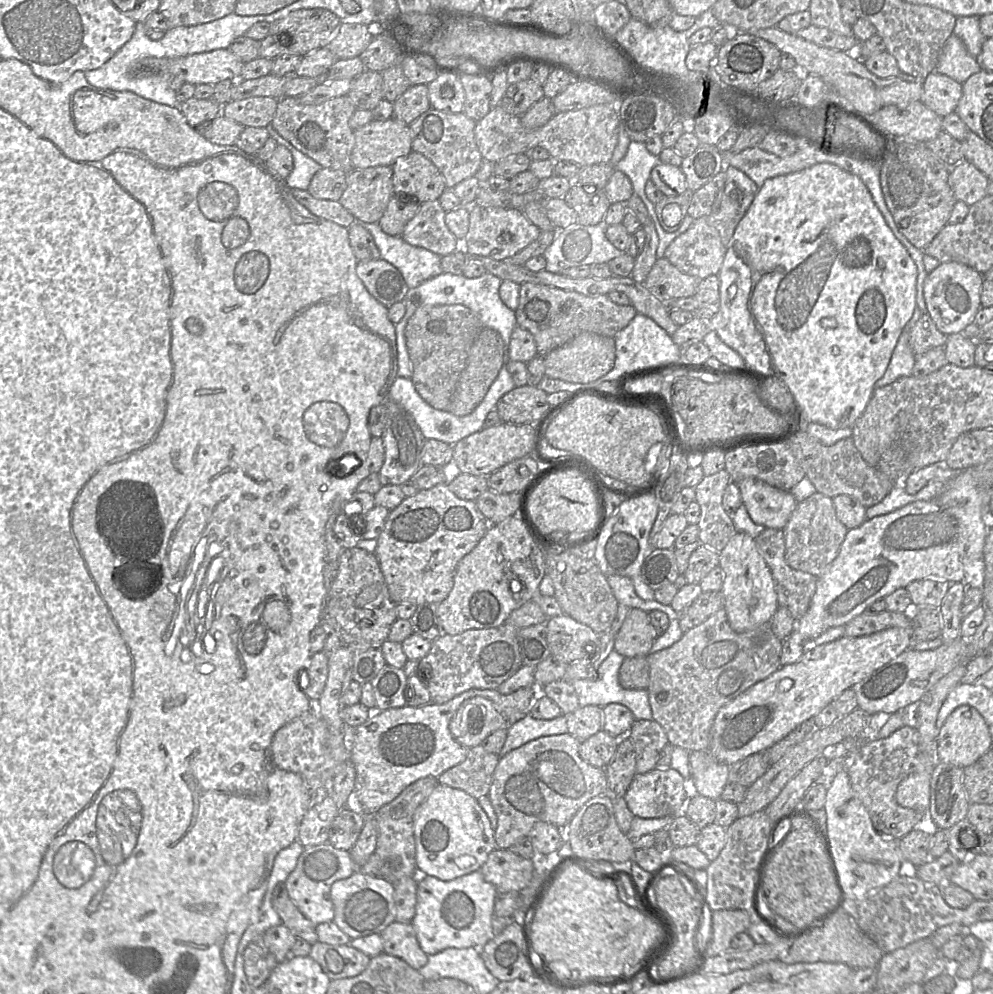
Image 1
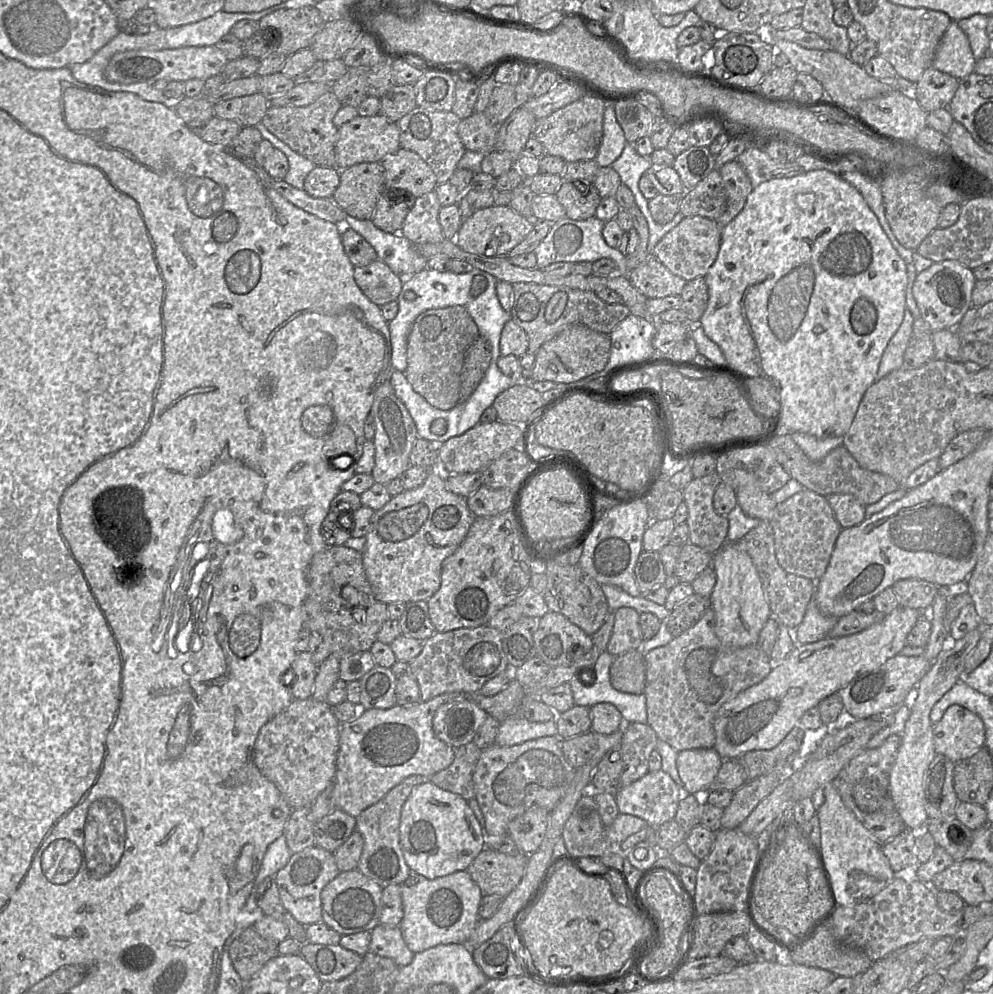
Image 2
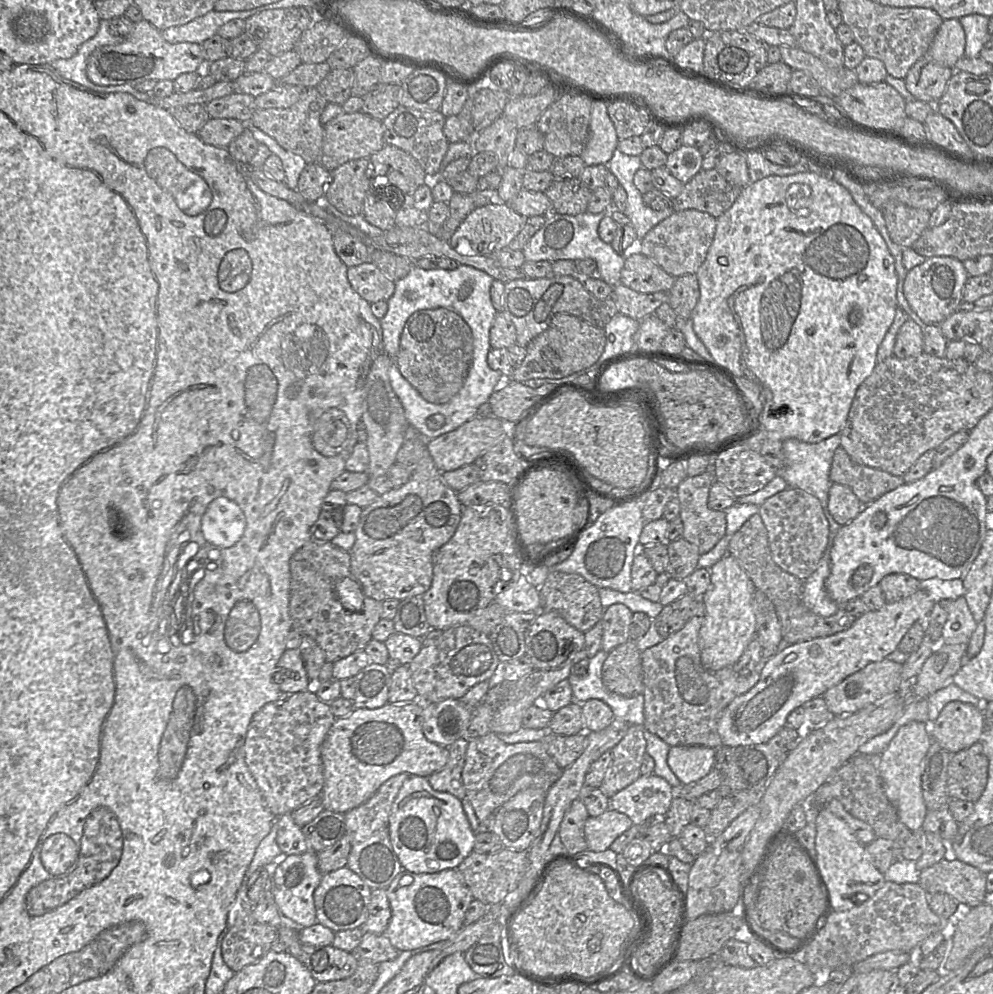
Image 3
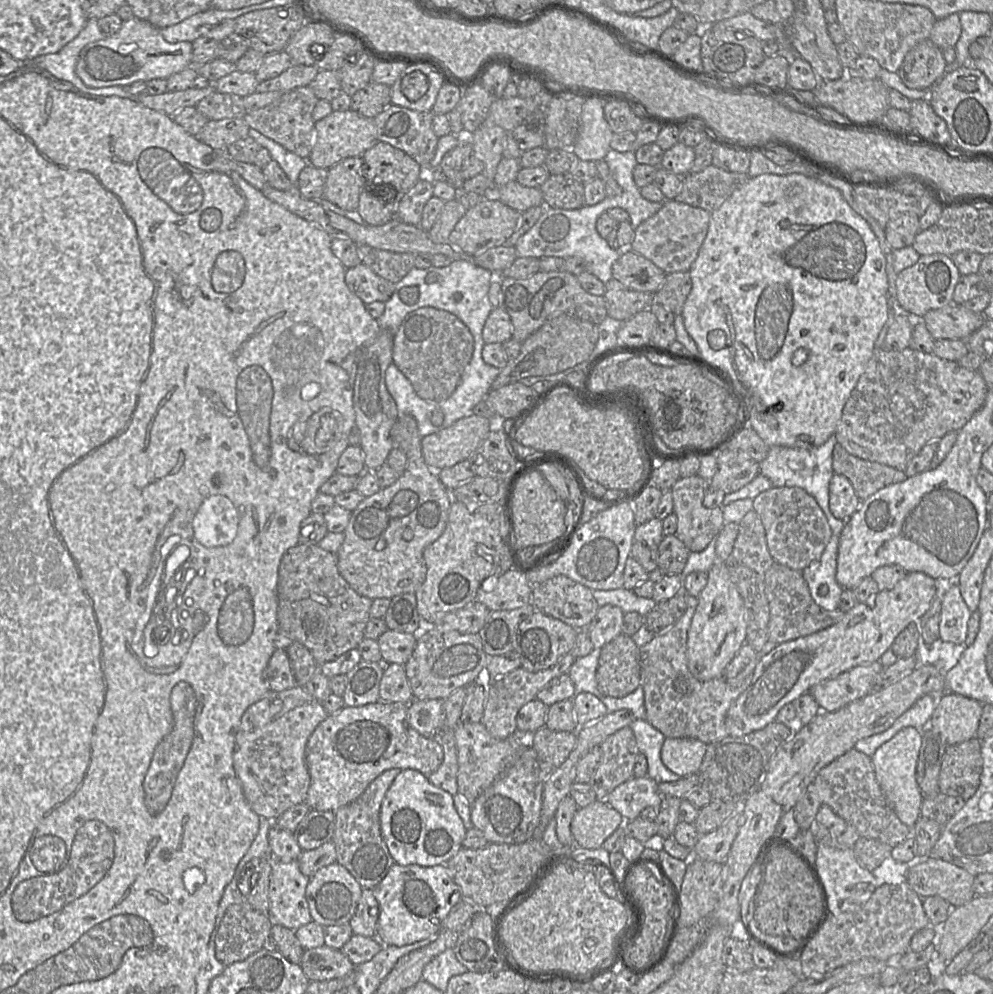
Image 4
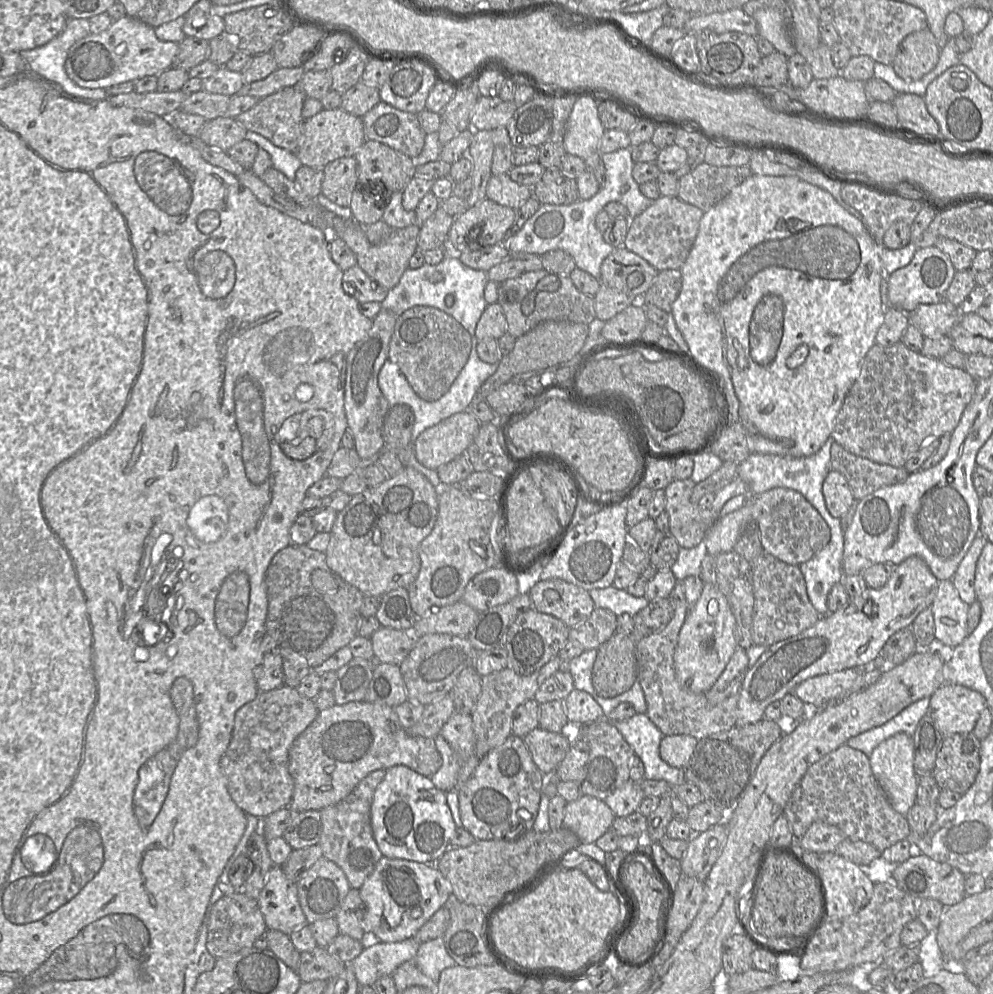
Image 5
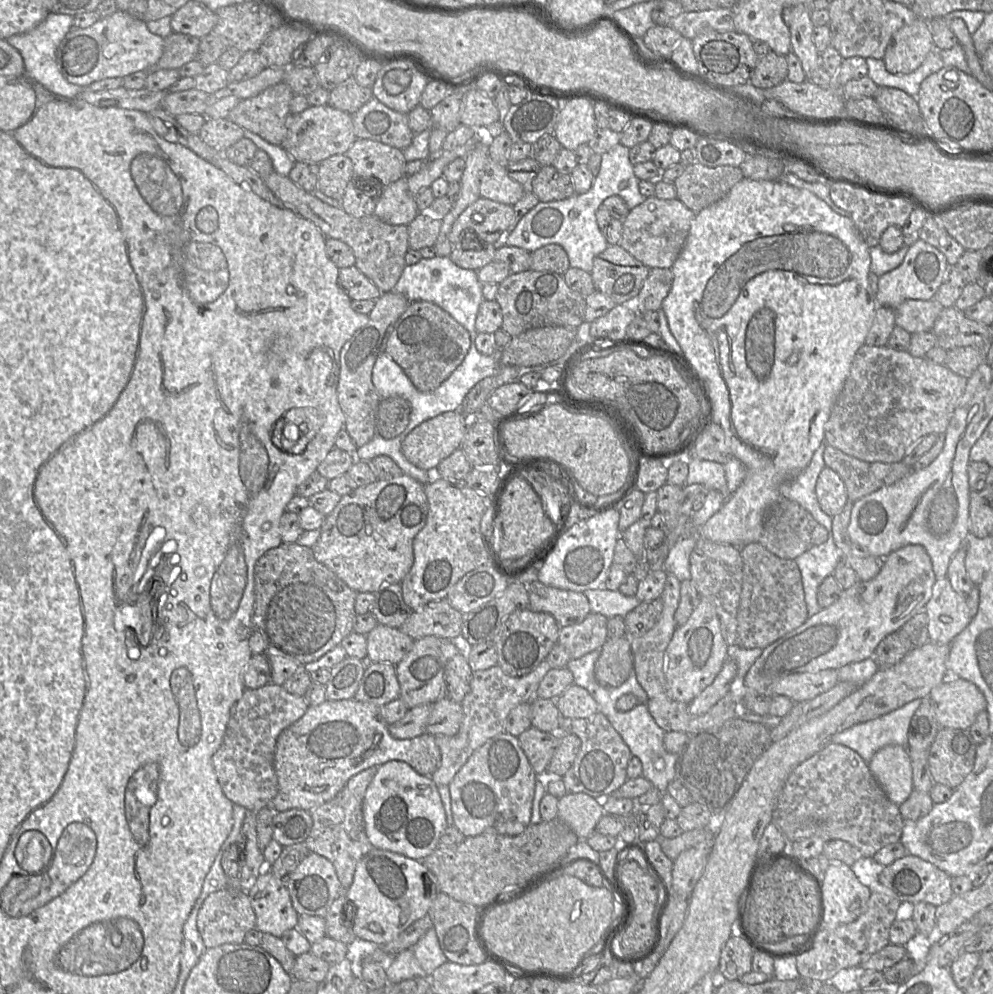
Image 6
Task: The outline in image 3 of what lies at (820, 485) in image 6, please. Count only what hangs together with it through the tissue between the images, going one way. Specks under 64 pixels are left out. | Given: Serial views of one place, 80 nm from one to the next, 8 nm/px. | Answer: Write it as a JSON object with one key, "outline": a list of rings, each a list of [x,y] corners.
{"outline":[[[832,483],[828,494],[828,511],[841,526],[848,524],[860,513],[860,500],[845,485]]]}

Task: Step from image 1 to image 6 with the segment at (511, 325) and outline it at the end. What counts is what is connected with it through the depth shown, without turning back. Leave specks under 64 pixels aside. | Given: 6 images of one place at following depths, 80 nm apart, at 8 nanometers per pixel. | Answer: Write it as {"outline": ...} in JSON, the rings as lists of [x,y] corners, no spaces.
{"outline":[[[447,256],[432,259],[421,258],[413,265],[406,265],[393,291],[404,295],[410,302],[428,301],[449,313],[469,332],[475,345],[475,322],[480,304],[483,302],[483,284],[478,280],[477,272],[454,264]]]}

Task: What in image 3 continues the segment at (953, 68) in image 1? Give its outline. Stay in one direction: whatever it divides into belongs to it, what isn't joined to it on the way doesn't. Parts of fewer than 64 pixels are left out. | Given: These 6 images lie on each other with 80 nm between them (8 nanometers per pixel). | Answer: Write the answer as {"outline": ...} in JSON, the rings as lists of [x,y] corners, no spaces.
{"outline":[[[956,18],[946,19],[943,20],[937,30],[936,35],[924,57],[942,66],[953,69],[956,62],[964,57],[965,44],[966,37],[960,21]]]}

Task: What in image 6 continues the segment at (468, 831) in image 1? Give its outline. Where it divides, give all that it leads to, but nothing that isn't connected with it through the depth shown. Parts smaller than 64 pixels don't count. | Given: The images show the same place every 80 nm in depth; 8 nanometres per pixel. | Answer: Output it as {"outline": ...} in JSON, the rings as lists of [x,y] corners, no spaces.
{"outline":[[[403,761],[380,765],[366,790],[363,801],[366,834],[378,849],[422,861],[440,845],[440,837],[448,826],[437,785],[429,776],[418,774]]]}

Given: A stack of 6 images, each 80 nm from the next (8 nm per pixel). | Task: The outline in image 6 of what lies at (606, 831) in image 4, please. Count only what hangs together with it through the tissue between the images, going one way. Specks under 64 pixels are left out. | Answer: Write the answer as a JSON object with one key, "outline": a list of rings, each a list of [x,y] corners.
{"outline":[[[567,793],[558,800],[557,819],[568,825],[581,840],[586,840],[595,833],[595,827],[604,814],[602,801],[585,793]]]}

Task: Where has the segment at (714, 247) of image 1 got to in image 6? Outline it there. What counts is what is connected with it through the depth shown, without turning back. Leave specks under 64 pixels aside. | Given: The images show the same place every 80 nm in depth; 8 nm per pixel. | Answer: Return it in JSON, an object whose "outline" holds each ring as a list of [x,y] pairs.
{"outline":[[[647,197],[624,218],[619,245],[650,269],[671,268],[684,246],[695,215],[678,198]]]}

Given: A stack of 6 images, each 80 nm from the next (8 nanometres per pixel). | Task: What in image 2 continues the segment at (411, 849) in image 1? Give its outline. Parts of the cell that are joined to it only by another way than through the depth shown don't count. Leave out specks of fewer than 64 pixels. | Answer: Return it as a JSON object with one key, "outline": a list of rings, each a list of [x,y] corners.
{"outline":[[[414,775],[393,787],[380,801],[365,809],[356,817],[356,831],[363,839],[364,845],[357,870],[381,887],[403,883],[411,874],[400,844],[400,819],[402,808],[412,790],[430,781],[430,777]]]}

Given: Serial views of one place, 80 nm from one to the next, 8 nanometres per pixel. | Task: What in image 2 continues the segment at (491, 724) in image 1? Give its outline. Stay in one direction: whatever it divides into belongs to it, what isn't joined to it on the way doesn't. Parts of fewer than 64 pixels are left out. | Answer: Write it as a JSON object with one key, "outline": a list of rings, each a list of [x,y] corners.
{"outline":[[[455,700],[441,705],[433,717],[436,736],[456,748],[473,742],[489,714],[468,700]]]}

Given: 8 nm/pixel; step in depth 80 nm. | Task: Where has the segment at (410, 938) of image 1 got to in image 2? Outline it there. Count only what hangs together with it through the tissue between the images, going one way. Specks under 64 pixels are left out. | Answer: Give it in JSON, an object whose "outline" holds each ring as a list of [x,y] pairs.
{"outline":[[[378,925],[371,932],[369,951],[392,959],[399,967],[412,962],[414,953],[407,947],[399,926]]]}

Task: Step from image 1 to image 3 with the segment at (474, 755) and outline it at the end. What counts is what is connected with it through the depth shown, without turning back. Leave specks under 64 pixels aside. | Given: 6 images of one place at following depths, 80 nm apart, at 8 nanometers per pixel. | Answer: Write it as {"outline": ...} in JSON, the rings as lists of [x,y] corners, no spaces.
{"outline":[[[461,738],[446,747],[449,751],[449,759],[445,767],[427,779],[433,789],[447,792],[459,800],[466,798],[466,790],[462,780],[462,771],[465,764],[465,756],[469,740]]]}

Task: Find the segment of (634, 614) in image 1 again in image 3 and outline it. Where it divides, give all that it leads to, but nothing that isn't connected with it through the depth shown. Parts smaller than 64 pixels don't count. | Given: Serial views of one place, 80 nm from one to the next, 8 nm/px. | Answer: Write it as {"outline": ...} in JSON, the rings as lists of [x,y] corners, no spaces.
{"outline":[[[613,604],[604,609],[601,619],[603,635],[601,649],[609,653],[629,640],[629,626],[633,612],[623,604]]]}

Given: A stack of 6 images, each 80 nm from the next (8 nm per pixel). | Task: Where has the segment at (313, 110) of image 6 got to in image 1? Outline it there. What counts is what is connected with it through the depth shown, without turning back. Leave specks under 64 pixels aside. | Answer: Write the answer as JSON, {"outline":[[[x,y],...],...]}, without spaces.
{"outline":[[[373,119],[353,130],[353,134],[353,169],[392,166],[397,158],[412,151],[412,132],[409,125],[402,121]]]}

